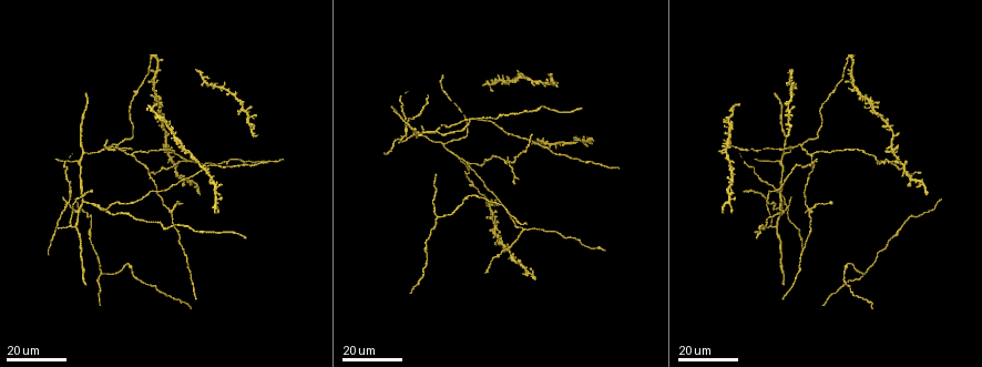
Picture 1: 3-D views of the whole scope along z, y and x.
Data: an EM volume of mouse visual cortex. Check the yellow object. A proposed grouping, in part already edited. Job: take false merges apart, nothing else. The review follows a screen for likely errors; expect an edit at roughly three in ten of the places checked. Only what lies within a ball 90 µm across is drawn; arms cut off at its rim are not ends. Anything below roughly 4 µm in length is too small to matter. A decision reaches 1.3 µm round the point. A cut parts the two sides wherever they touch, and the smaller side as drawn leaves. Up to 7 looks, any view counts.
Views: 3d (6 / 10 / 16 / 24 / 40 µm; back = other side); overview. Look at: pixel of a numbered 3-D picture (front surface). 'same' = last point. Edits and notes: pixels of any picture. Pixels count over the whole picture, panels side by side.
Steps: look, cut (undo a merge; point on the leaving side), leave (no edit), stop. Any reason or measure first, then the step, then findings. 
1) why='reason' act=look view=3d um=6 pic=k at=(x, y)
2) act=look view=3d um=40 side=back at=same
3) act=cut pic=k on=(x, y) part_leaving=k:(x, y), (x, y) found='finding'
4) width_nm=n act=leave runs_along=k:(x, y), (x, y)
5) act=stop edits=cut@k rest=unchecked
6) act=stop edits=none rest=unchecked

why='four or more arms meet' act=look view=3d um=24 pic=1 at=(84, 201)

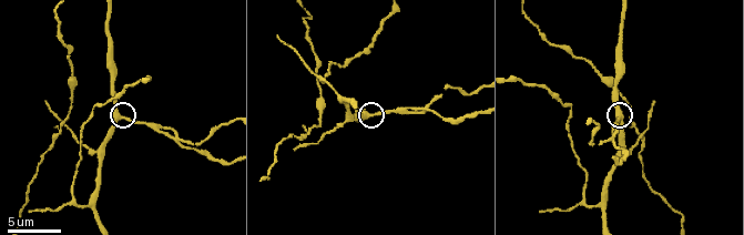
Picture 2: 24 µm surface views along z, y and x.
act=look view=3d um=10 pic=2 at=(123, 118)

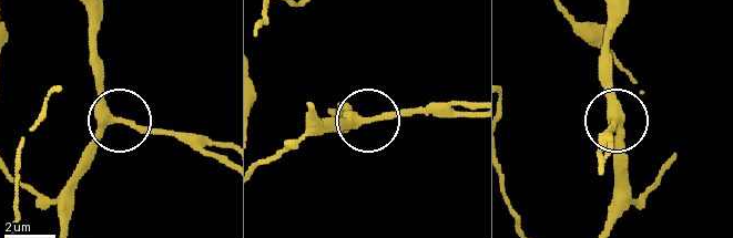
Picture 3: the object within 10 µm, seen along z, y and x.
width_nm=300 act=leave runs_along=3:(613, 18), (607, 93), (613, 162) found='all the same neuron'

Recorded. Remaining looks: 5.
why='looks like a crossing' act=look view=3d um=16 pic=1 at=(809, 210)

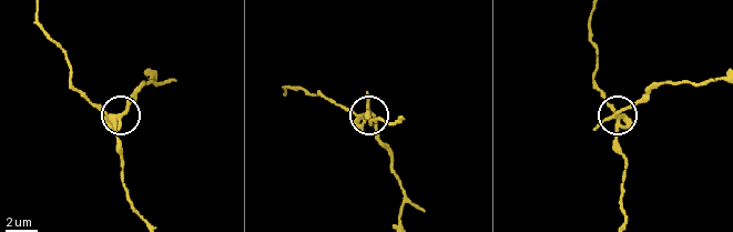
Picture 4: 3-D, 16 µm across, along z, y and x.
act=look view=3d um=10 pic=4 at=(116, 124)

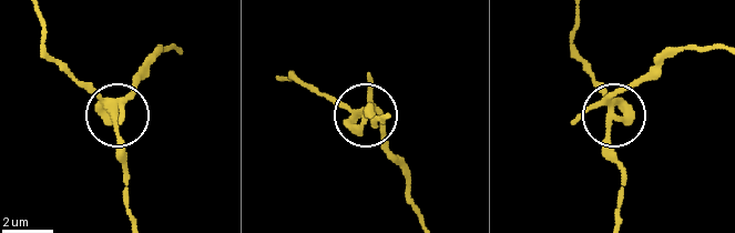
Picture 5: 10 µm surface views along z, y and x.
side_arm_um=10 act=cut pic=5 on=(123, 118) part_leaving=5:(114, 107), (163, 49), (175, 49) found='two neurons meet here'

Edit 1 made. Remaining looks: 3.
why='thin arm on a thick one' act=look view=3d um=10 pic=2 at=(429, 105)

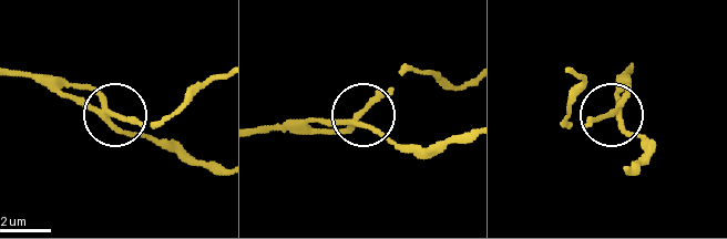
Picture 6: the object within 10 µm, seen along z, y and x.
width_nm=210 act=leave runs_along=6:(9, 69), (47, 73), (84, 89), (123, 128), (153, 141) found='all the same neuron'

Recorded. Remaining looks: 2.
act=stop edits=cut@5 rest=unchecked

